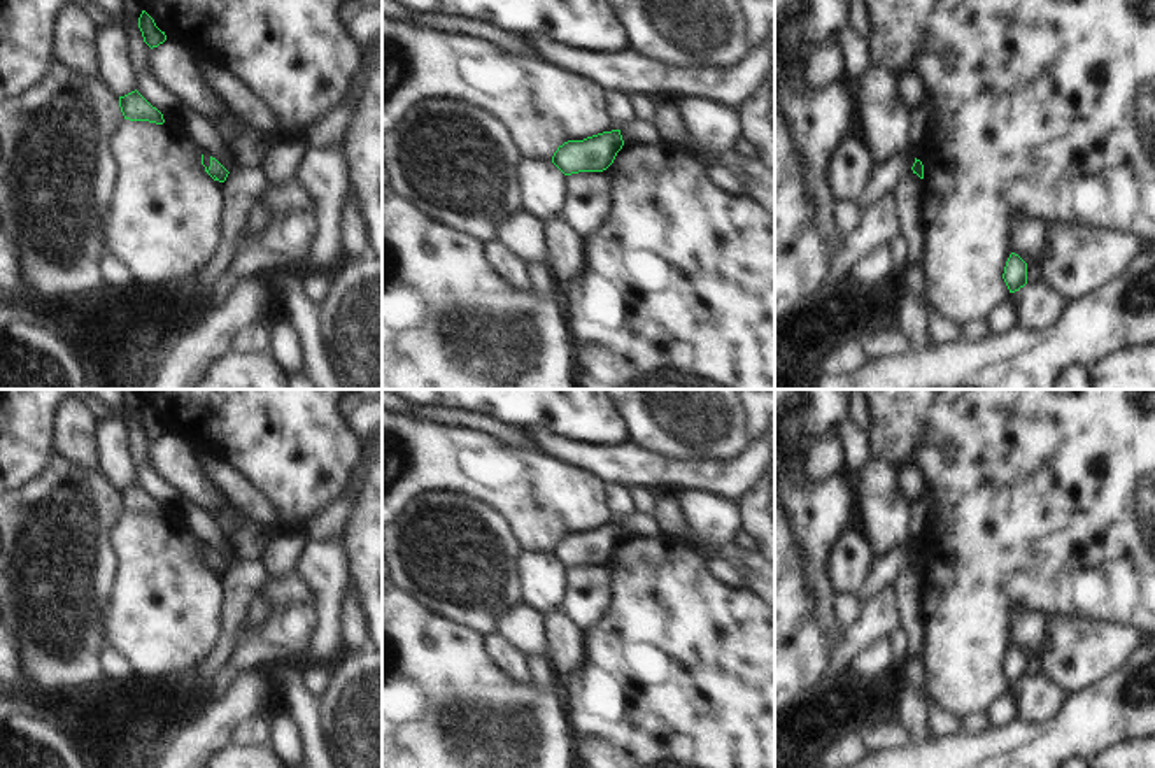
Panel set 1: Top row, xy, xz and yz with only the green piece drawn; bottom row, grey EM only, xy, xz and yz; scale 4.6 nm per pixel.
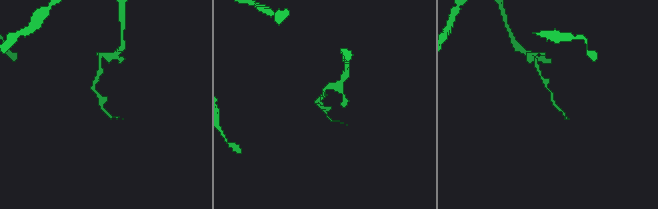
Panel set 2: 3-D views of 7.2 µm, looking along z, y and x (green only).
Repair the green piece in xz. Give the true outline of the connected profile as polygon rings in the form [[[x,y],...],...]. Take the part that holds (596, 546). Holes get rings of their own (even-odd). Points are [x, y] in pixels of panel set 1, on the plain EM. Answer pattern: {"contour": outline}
{"contour": [[[620,523],[603,524],[584,533],[568,533],[557,540],[552,556],[564,566],[606,563],[624,533]]]}

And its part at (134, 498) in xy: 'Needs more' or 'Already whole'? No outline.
Already whole.

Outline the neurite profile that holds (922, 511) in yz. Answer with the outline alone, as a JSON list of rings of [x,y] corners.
[[[925,493],[917,503],[911,505],[911,519],[908,523],[911,538],[918,542],[931,523],[932,523],[932,496]]]

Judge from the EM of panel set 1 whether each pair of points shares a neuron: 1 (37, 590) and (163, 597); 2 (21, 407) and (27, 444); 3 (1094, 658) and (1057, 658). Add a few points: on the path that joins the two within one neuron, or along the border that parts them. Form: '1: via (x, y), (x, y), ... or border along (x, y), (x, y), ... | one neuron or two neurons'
1: border along (114, 553), (116, 572), (102, 633) | two neurons
2: via (21, 416), (21, 435) | one neuron
3: via (1085, 656), (1066, 658) | one neuron

